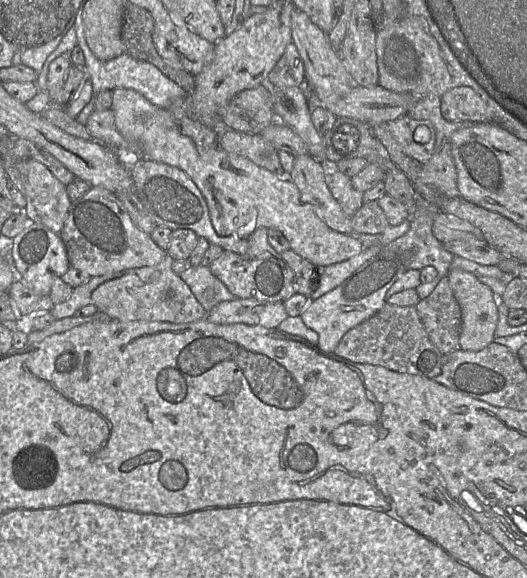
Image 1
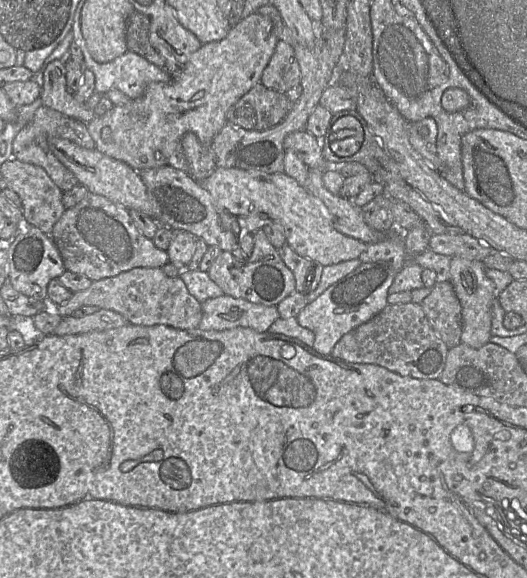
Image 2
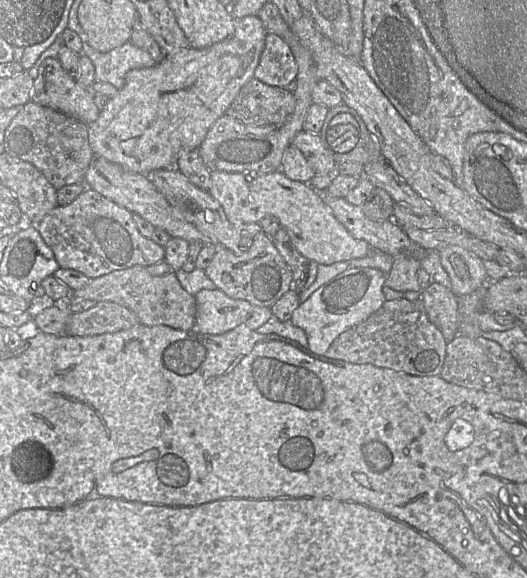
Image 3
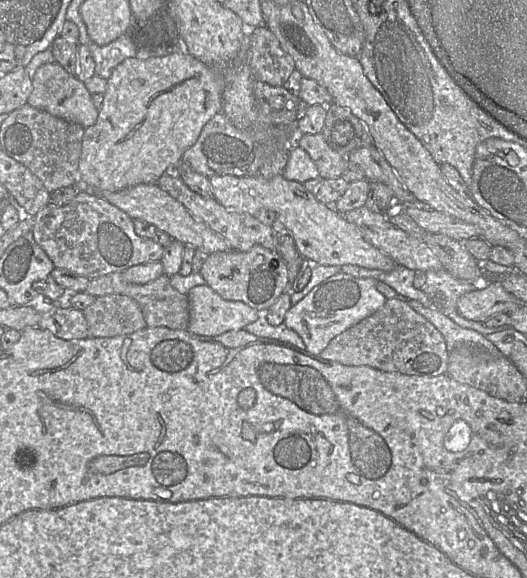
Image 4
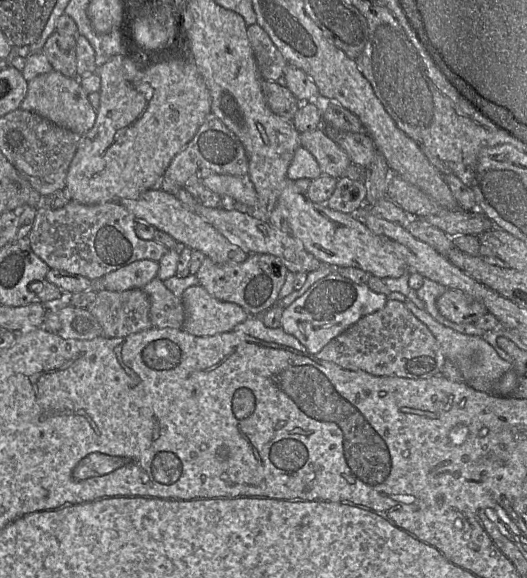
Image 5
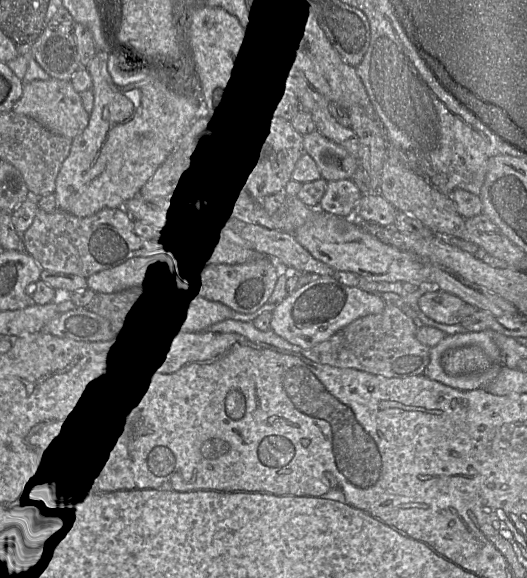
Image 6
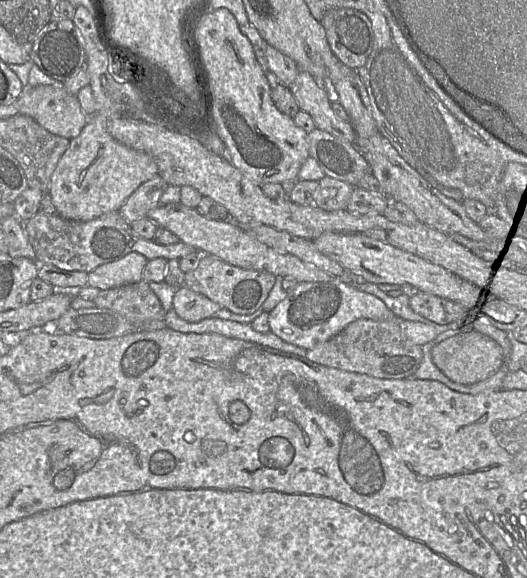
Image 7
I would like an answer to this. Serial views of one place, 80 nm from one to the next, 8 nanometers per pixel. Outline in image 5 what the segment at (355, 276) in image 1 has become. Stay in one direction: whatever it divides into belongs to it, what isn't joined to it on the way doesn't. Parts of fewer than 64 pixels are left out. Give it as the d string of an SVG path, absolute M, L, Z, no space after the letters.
M333 272L314 283L302 296L284 308L280 327L296 337L305 351L315 355L360 318L382 309L387 300L385 294L372 291L367 284L357 284Z

